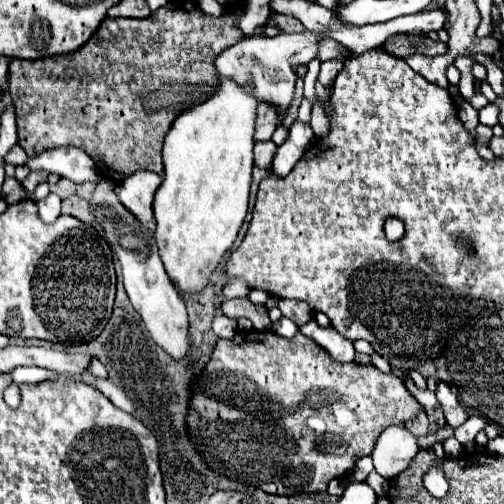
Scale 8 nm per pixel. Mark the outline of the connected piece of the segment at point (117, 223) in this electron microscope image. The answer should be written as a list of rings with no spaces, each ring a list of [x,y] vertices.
[[[105,179],[97,181],[97,187],[89,199],[89,205],[91,205],[95,221],[103,227],[103,237],[107,239],[109,247],[113,249],[113,253],[117,255],[117,259],[121,263],[125,291],[133,303],[133,307],[141,315],[149,335],[173,359],[183,359],[189,349],[187,311],[179,297],[177,287],[171,283],[171,279],[165,273],[165,267],[159,259],[153,231],[143,227],[143,223],[139,223],[135,219],[135,215],[131,215],[131,211],[125,211],[127,207],[123,207],[123,203],[119,203],[119,197],[115,195],[115,187]]]

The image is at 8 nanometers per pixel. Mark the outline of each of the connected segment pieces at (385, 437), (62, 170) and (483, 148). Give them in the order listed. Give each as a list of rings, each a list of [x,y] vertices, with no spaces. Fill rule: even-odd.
[[[399,425],[387,427],[379,435],[371,457],[375,463],[375,471],[385,479],[393,479],[409,467],[411,459],[415,459],[417,453],[419,453],[417,437],[405,425]]]
[[[59,147],[29,157],[25,163],[29,171],[47,171],[65,177],[73,183],[97,181],[93,159],[79,147]]]
[[[479,123],[476,128],[476,132],[477,141],[475,146],[479,155],[481,155],[481,157],[483,157],[483,159],[485,160],[493,160],[495,158],[495,155],[488,147],[488,143],[490,139],[493,137],[492,128]]]

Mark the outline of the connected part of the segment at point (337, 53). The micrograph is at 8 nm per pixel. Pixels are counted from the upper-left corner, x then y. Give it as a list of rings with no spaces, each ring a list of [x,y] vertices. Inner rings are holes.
[[[326,39],[321,42],[316,58],[321,62],[337,58],[344,59],[345,56],[343,52],[344,49],[342,44],[337,43],[337,41],[333,39]]]

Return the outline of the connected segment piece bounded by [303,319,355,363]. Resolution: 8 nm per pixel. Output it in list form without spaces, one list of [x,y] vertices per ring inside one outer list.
[[[311,319],[309,323],[303,325],[303,335],[313,339],[319,347],[323,347],[331,359],[339,361],[339,363],[347,363],[355,359],[355,349],[353,343],[345,337],[341,337],[333,327],[319,327],[315,319]]]

